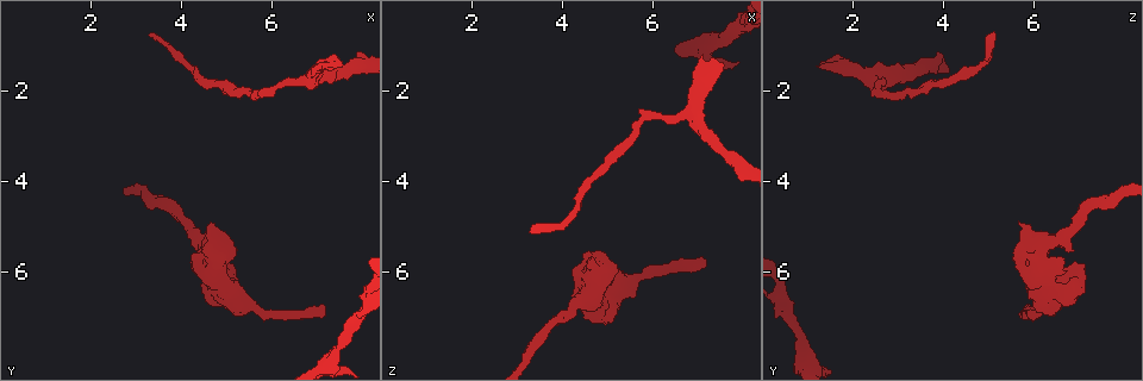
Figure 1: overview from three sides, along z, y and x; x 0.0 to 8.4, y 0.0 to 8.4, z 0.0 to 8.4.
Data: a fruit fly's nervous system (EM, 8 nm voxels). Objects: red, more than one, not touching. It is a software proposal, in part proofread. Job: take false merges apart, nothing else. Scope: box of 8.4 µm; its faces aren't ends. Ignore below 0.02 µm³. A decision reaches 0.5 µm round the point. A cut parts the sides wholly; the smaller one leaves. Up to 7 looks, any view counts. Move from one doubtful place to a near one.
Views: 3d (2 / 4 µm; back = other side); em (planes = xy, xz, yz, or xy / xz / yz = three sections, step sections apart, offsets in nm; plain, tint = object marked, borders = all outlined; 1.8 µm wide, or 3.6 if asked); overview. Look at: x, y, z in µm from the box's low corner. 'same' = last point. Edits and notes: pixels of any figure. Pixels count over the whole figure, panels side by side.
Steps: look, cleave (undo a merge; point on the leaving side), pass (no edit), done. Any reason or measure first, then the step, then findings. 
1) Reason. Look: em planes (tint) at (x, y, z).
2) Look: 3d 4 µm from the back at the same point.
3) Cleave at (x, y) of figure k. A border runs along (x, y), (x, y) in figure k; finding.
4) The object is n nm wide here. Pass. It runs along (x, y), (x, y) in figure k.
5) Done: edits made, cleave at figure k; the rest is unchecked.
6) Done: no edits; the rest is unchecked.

Calibre changes. Look: 3d 4 µm at (5.00, 6.30, 6.10).

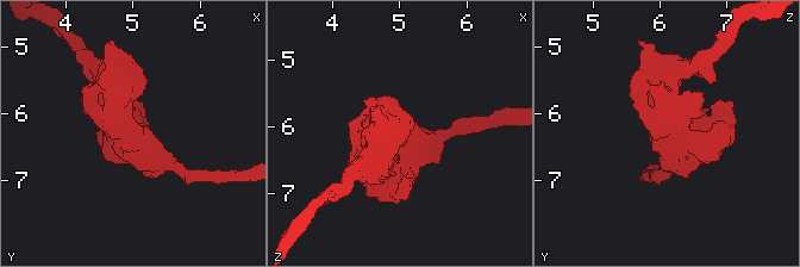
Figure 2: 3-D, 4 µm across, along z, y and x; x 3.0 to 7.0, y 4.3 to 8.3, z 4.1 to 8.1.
Look: em xy step 16 (tint) at (5.00, 6.35, 6.05).

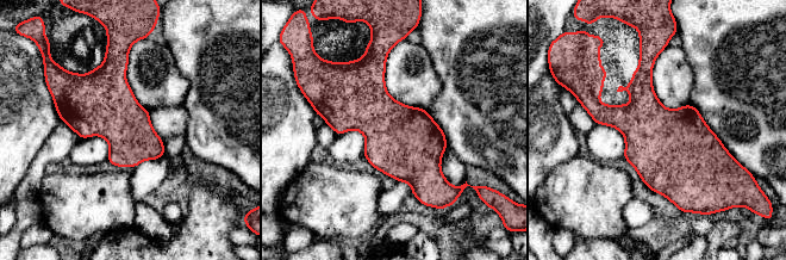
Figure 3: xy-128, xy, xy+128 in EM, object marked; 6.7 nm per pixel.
Look: em planes (tint) at the same point.

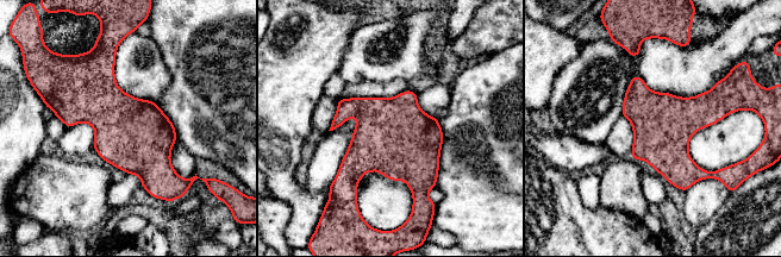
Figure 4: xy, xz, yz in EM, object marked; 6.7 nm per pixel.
Pass. One neuron here.

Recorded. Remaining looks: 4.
Abrupt turn. Look: 3d 4 µm at (5.90, 2.15, 2.55).

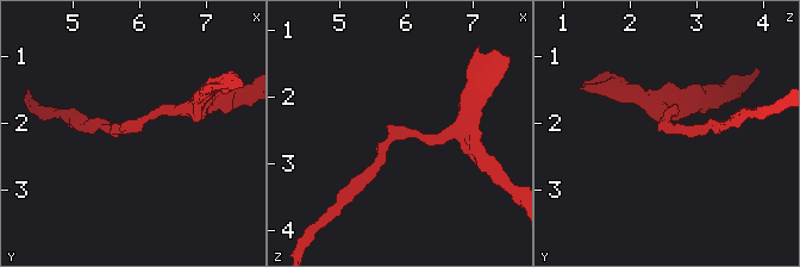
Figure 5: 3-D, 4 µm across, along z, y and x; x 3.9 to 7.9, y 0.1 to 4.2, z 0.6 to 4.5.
Look: em yz step 4 (tint) at (5.85, 2.10, 2.60).

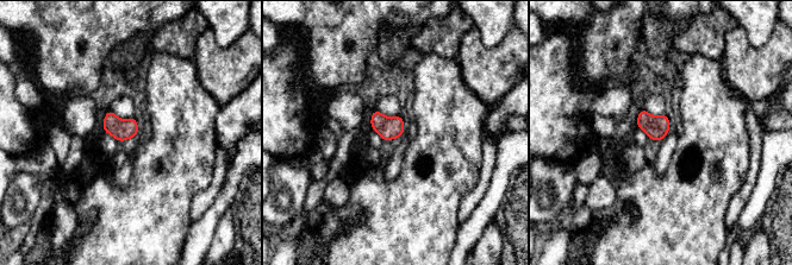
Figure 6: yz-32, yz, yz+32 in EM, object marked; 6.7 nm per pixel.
The object is 140 nm wide here. Pass. All the same neuron.

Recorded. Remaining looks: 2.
Branch point. Look: em xy step 16 (plain) at (7.60, 7.60, 0.90).

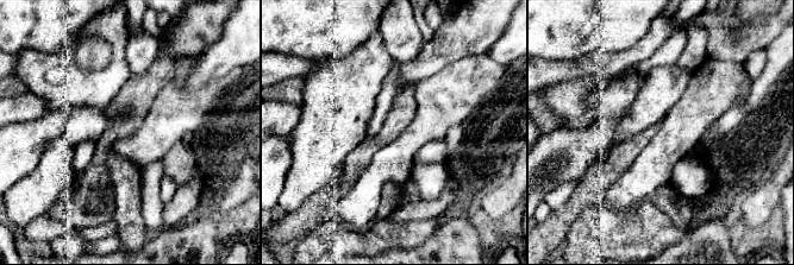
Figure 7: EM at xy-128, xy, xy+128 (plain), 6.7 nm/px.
Where the object lies. Look: em xy step 16 (tint) at the same point.

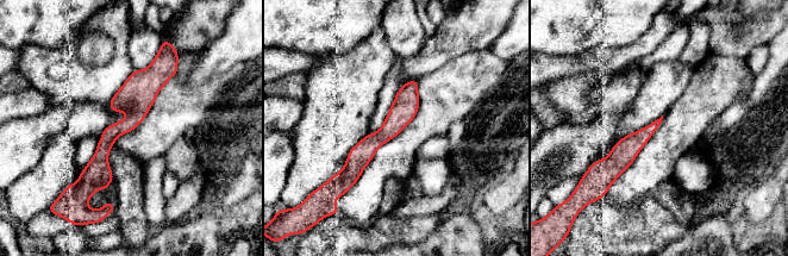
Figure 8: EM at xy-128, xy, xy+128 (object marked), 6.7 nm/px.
Pass. It runs along (157, 64), (136, 114), (104, 145), (94, 186) in figure 8; all the same neuron.

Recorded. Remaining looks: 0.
Done: no edits; the rest is unchecked.

